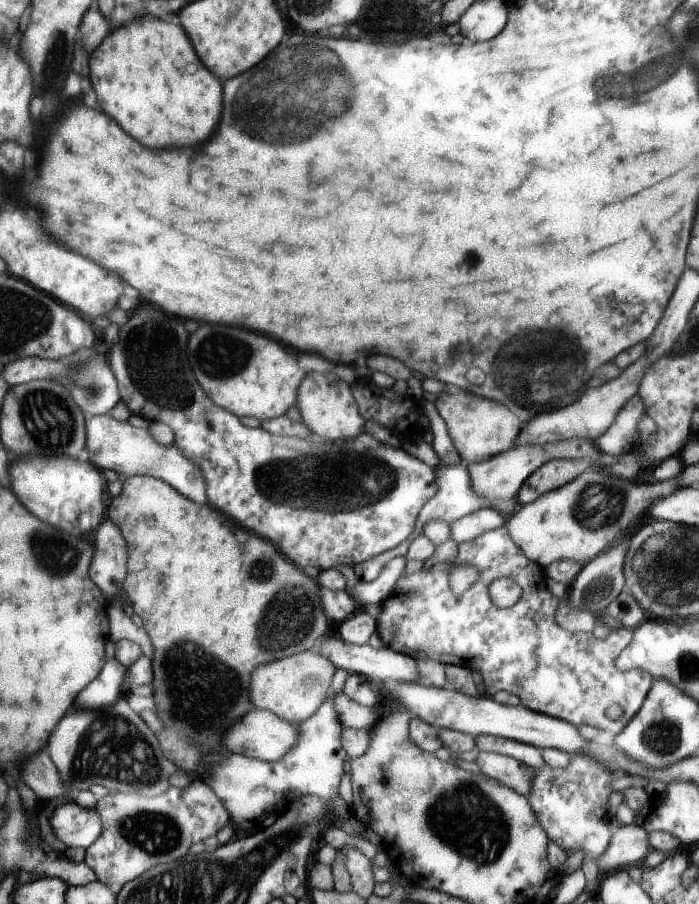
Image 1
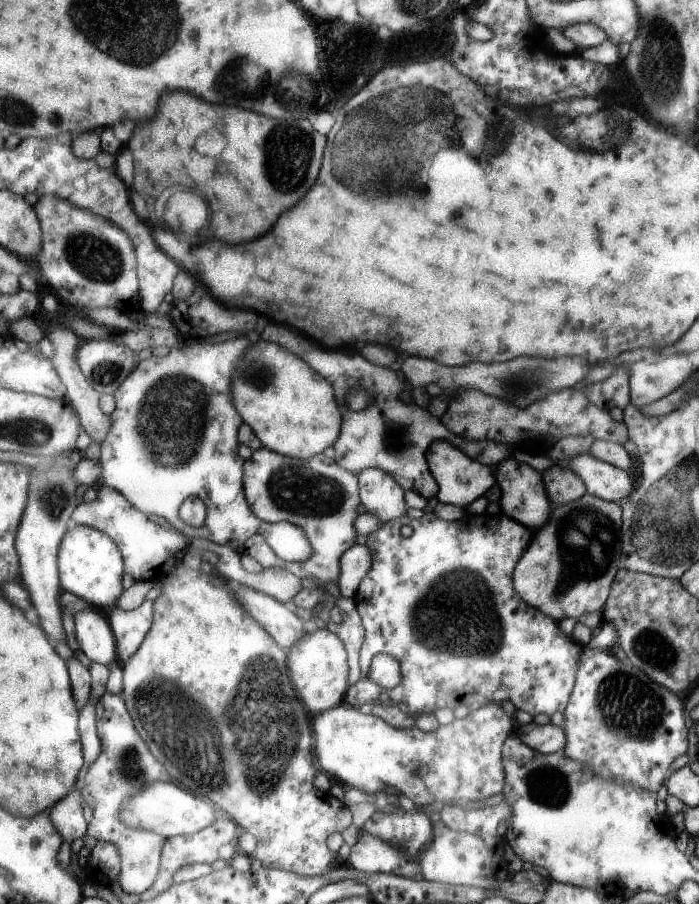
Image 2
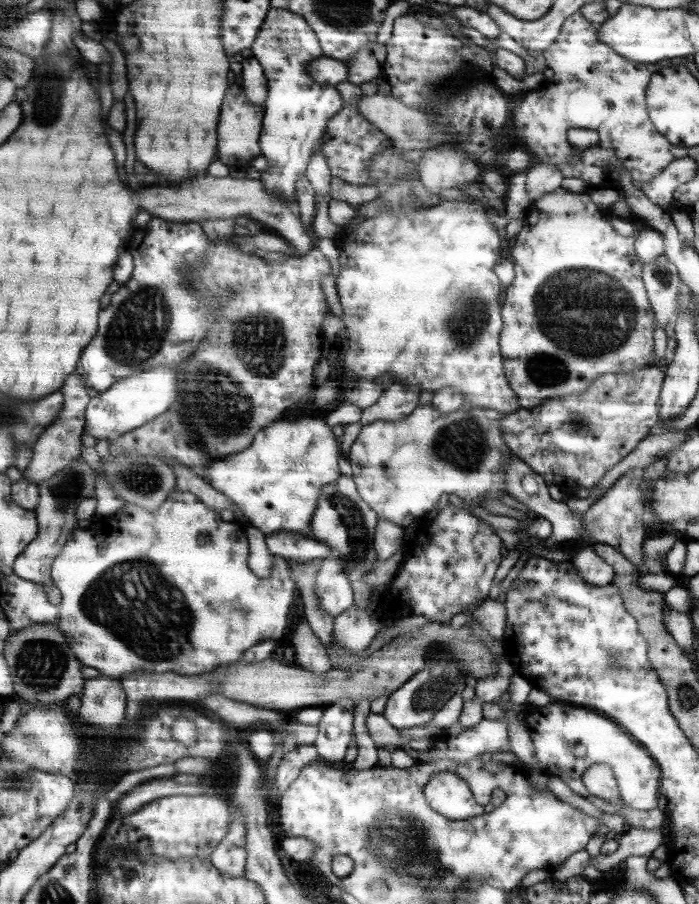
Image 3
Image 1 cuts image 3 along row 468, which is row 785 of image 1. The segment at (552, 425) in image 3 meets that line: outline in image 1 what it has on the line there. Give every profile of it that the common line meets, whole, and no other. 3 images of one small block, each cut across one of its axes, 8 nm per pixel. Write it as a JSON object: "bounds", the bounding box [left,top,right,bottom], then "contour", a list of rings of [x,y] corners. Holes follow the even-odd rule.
{"bounds":[526,755,623,858],"contour":[[[570,755],[565,768],[554,769],[544,764],[532,778],[526,799],[551,842],[563,851],[583,850],[596,858],[607,848],[612,835],[607,829],[611,819],[607,814],[607,799],[612,791],[610,780],[623,775],[623,771],[611,771],[595,759]]]}

